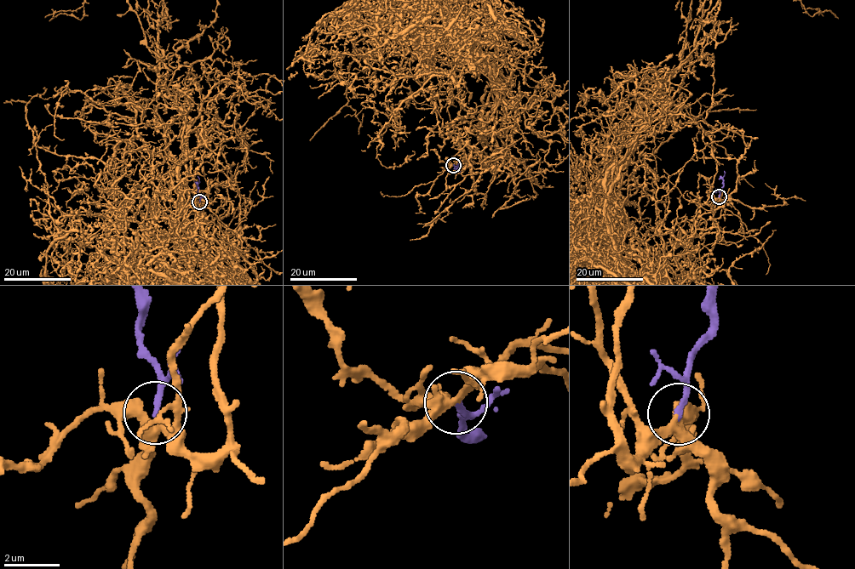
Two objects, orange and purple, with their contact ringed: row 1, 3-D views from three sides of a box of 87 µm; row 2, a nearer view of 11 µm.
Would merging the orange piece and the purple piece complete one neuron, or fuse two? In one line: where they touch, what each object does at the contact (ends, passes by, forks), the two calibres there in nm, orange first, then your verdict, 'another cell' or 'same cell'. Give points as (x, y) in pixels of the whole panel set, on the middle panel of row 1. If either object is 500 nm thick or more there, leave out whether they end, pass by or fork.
at (453, 165); orange forks there; purple ends there; 220 nm thick on the orange side, 200 nm on the other; same cell

